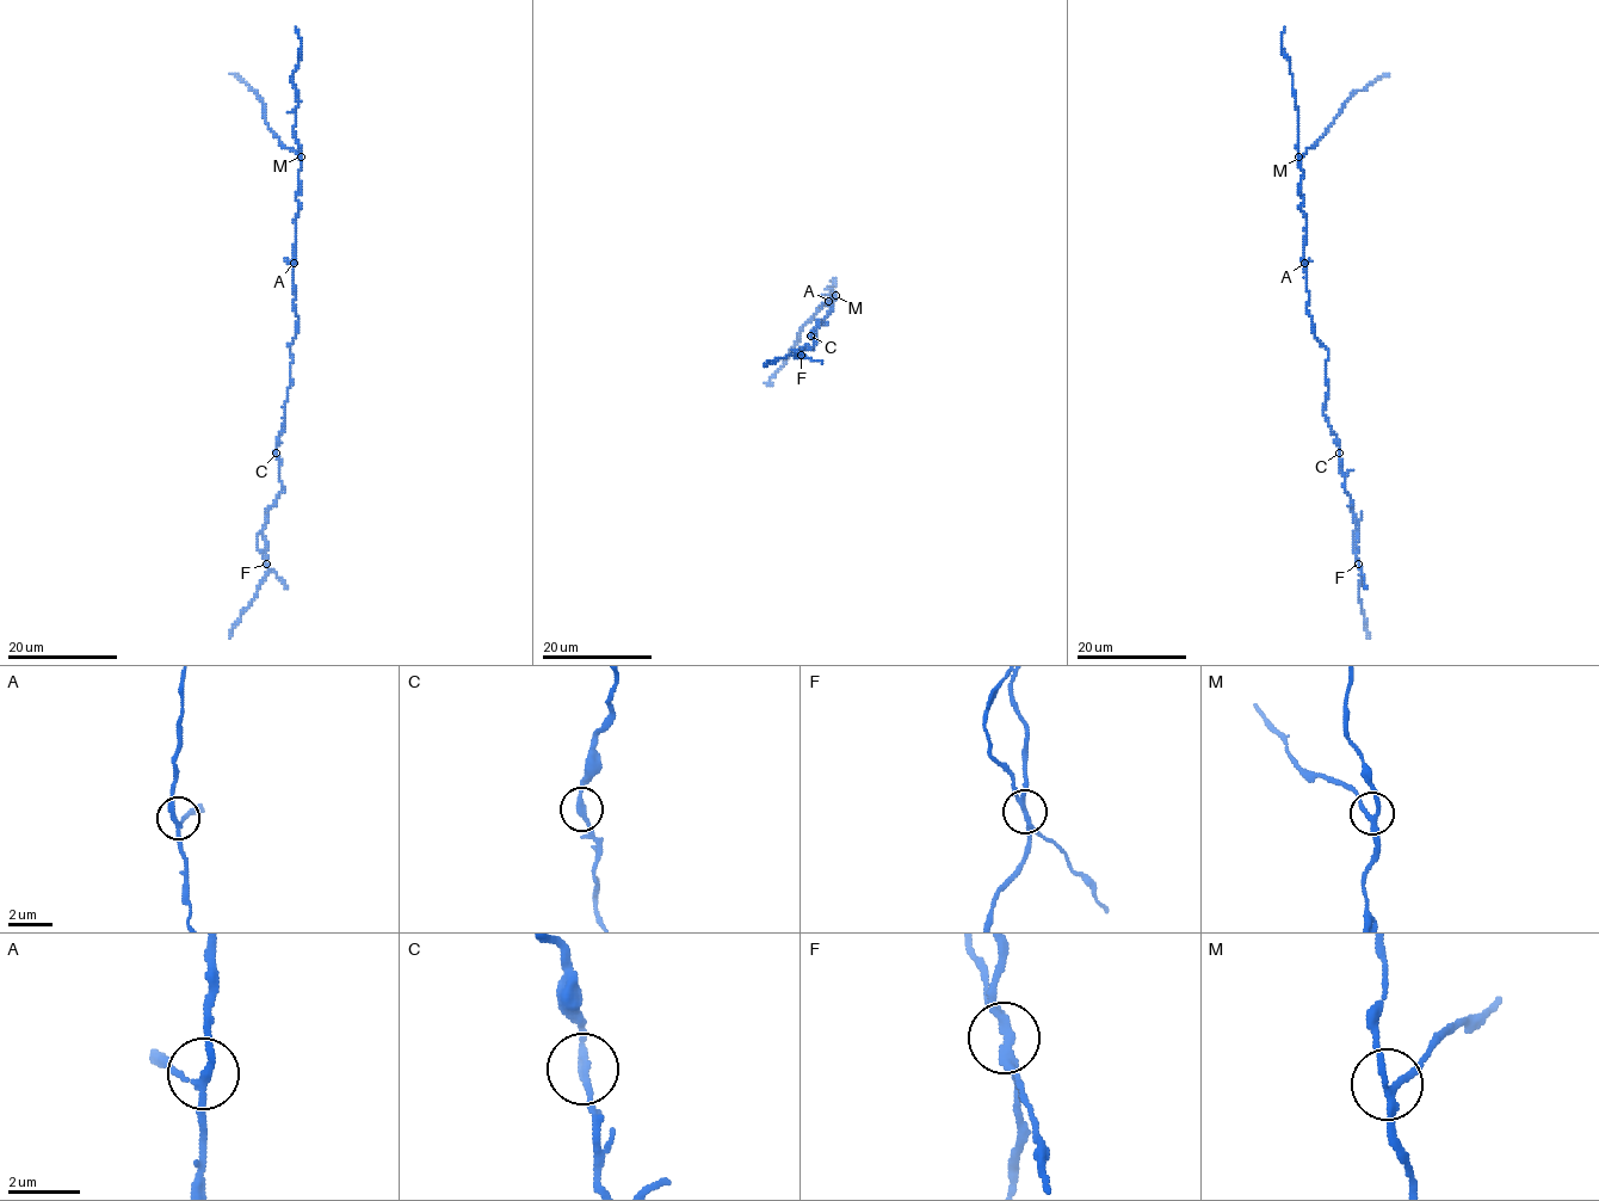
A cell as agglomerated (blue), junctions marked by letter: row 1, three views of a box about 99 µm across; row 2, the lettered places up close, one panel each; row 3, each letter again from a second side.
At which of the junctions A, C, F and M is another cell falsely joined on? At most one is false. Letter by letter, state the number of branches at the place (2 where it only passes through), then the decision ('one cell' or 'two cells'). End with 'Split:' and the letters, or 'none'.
A: 3 branches meet; one cell
C: 2 branches meet; one cell
F: 3 branches meet; two cells
M: 3 branches meet; one cell
Split: F

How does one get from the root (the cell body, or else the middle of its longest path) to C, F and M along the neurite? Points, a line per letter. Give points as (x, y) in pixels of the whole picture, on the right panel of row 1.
C: (1320, 342), (1329, 352), (1323, 416), (1335, 435), (1339, 453)
F: (1320, 342), (1329, 352), (1323, 416), (1335, 435), (1345, 476), (1343, 487), (1351, 499), (1358, 564)
M: (1320, 342), (1307, 309), (1307, 272), (1303, 262), (1306, 216), (1302, 209), (1303, 170), (1298, 156)

